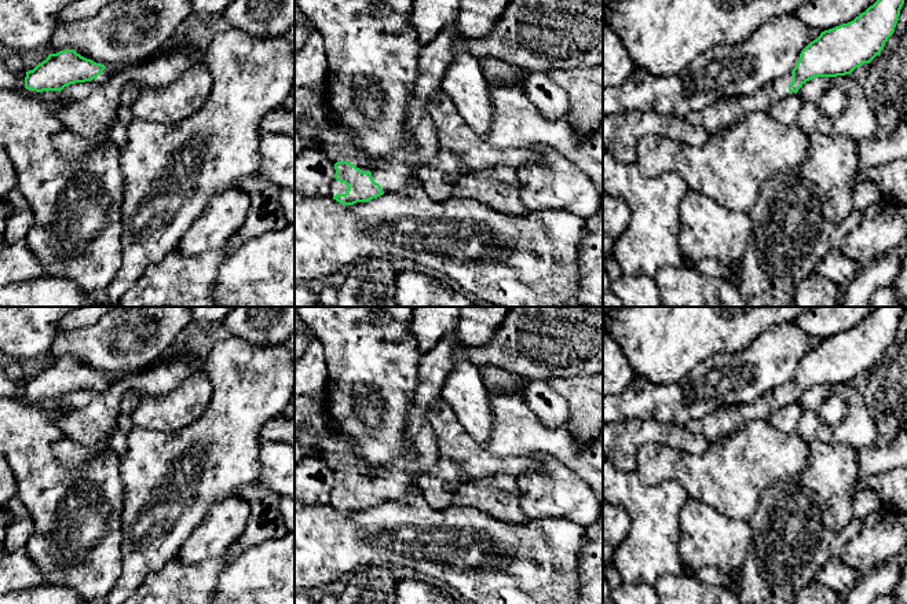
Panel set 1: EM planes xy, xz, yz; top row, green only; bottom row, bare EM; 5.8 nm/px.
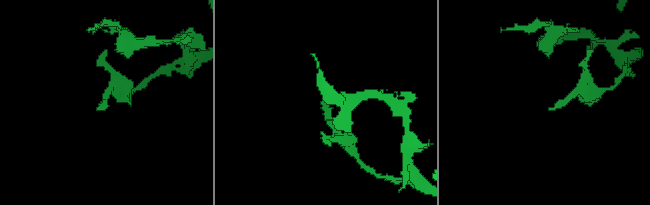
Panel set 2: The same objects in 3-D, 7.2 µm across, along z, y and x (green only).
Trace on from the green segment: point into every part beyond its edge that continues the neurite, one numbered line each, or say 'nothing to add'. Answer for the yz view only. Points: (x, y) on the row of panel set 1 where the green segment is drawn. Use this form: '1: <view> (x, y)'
1: yz (723, 113)

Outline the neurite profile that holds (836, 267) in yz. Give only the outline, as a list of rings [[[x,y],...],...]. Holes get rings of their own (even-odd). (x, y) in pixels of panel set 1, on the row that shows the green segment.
[[[853,208],[846,219],[835,228],[826,256],[816,266],[815,272],[834,282],[840,288],[851,283],[860,266],[842,253],[845,237],[860,223],[859,211]]]

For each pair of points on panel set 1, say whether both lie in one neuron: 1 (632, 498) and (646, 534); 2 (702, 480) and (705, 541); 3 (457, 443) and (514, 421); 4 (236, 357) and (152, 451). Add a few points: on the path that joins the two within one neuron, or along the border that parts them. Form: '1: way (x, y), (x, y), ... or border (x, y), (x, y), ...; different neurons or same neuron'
1: way (640, 507), (646, 512), (646, 526); same neuron
2: border (690, 498), (703, 502), (732, 519); different neurons
3: way (471, 447), (489, 447), (501, 435); same neuron
4: way (233, 387), (233, 398), (182, 447); same neuron

